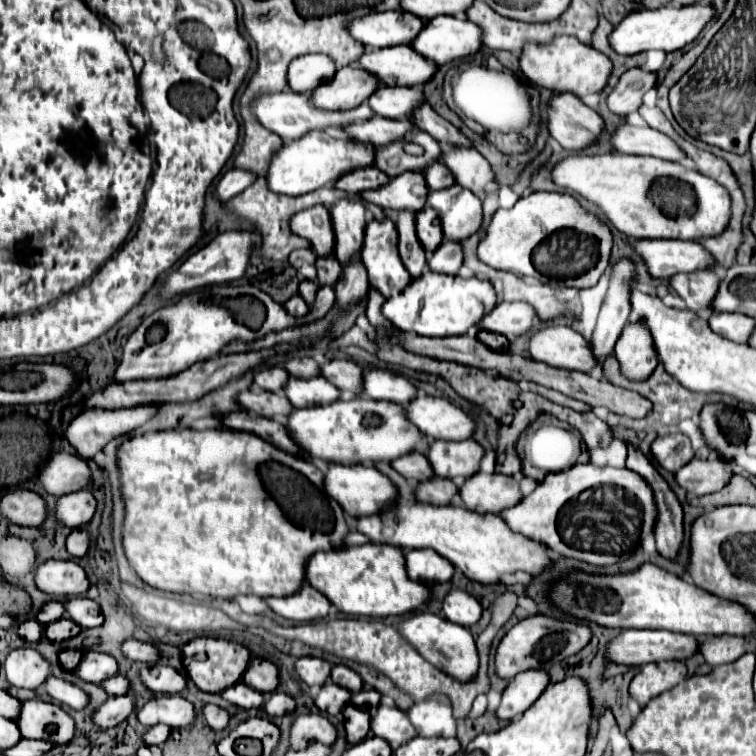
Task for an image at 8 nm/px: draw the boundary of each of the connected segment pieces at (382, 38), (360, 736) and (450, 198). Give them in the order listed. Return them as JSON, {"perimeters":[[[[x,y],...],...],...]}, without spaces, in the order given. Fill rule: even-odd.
{"perimeters":[[[[374,12],[356,18],[350,24],[350,34],[364,46],[384,48],[412,42],[412,38],[416,38],[416,34],[420,32],[420,26],[424,26],[424,20],[408,12]]],[[[350,704],[344,708],[344,720],[346,720],[346,734],[348,734],[350,744],[362,742],[368,736],[372,718],[366,710],[360,710],[360,708]]],[[[458,184],[448,190],[430,192],[428,204],[438,212],[444,236],[448,240],[460,242],[476,234],[482,226],[482,202]]]]}

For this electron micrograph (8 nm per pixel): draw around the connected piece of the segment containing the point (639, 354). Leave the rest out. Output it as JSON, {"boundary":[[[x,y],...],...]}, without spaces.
{"boundary":[[[628,322],[616,342],[616,358],[620,362],[622,374],[630,380],[644,380],[652,374],[658,364],[656,350],[652,350],[652,340],[648,340],[648,330],[640,322]]]}

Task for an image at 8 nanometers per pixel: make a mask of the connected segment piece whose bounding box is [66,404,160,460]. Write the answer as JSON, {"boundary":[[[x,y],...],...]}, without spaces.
{"boundary":[[[154,404],[154,406],[132,406],[132,408],[120,408],[120,410],[104,410],[104,408],[92,408],[92,410],[84,410],[78,418],[72,420],[72,424],[68,426],[66,430],[66,438],[68,442],[76,448],[76,452],[82,456],[82,458],[92,458],[96,456],[98,452],[104,450],[104,446],[122,436],[122,434],[128,434],[132,430],[136,430],[138,426],[142,426],[146,420],[150,420],[156,410],[160,408],[160,404]]]}

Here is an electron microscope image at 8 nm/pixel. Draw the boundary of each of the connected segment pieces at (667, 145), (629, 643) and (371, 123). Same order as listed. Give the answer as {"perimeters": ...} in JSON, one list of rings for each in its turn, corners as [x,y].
{"perimeters":[[[[622,124],[614,134],[614,148],[616,152],[624,154],[638,154],[638,156],[654,156],[670,162],[686,162],[684,150],[676,146],[672,138],[652,130],[650,126],[638,128],[632,124]]],[[[624,630],[610,642],[606,658],[614,664],[648,664],[664,660],[686,660],[700,648],[696,636],[668,630]]],[[[374,116],[368,122],[358,122],[346,126],[346,134],[352,140],[358,142],[370,142],[374,146],[386,146],[388,142],[396,142],[396,138],[404,138],[408,130],[416,130],[412,122],[408,120],[390,120],[390,118],[380,118]]]]}

